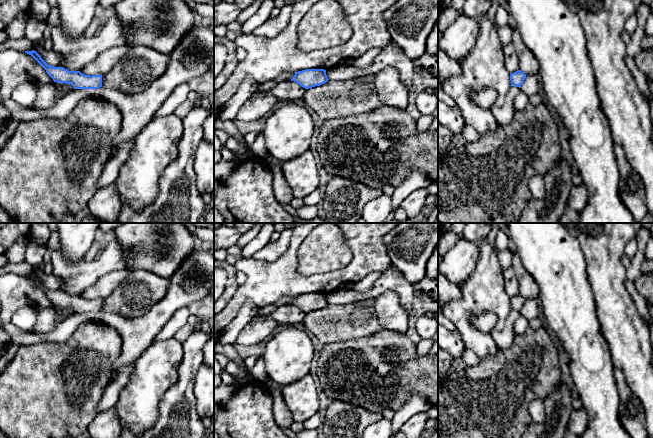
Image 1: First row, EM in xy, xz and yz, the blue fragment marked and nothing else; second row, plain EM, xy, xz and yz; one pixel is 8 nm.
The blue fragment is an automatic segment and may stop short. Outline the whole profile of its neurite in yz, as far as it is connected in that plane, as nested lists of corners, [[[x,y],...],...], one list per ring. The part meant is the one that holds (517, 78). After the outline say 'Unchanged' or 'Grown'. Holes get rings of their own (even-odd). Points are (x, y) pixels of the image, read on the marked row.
[[[518,70],[514,73],[511,73],[510,74],[511,86],[516,86],[516,87],[520,88],[524,82],[525,78],[526,78],[526,74],[524,74],[520,70]]]. Unchanged

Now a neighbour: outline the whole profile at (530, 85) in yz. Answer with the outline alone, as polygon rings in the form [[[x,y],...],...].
[[[526,75],[526,78],[523,84],[520,87],[521,91],[523,91],[529,97],[538,93],[538,81],[537,76],[534,75]]]

